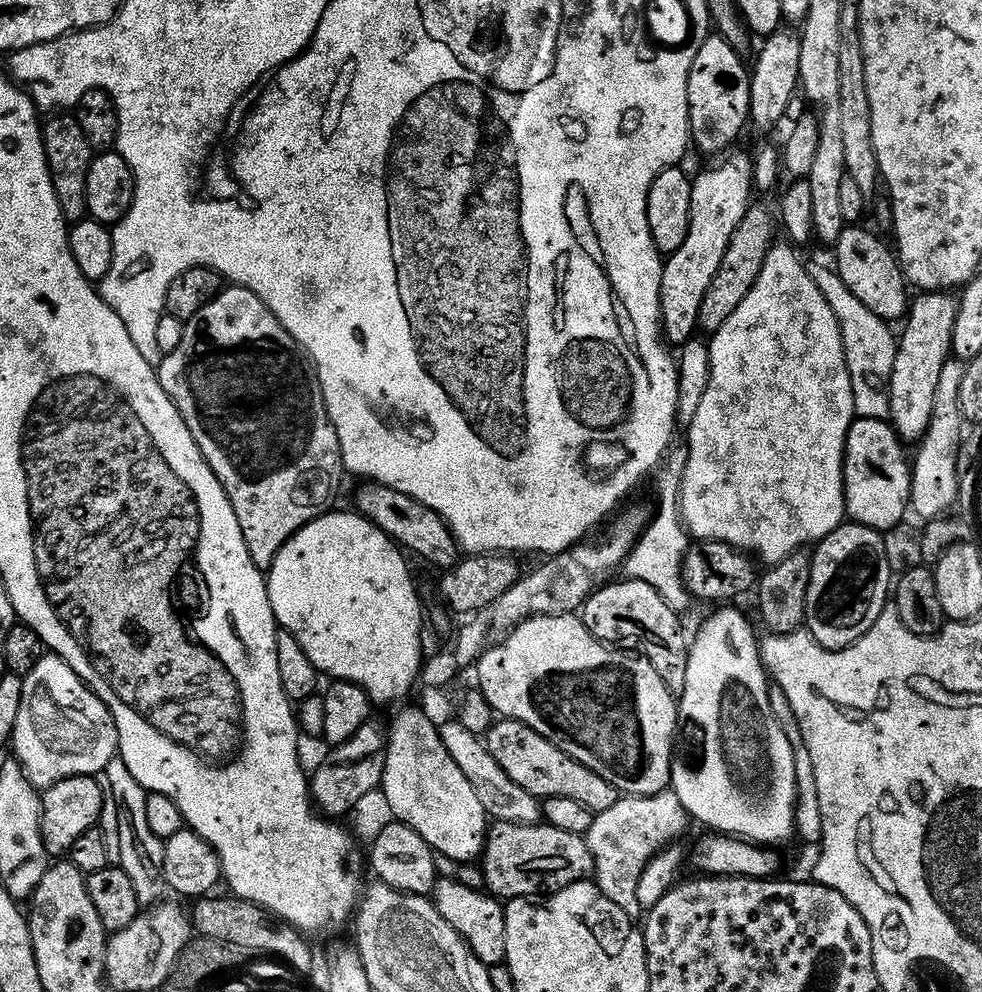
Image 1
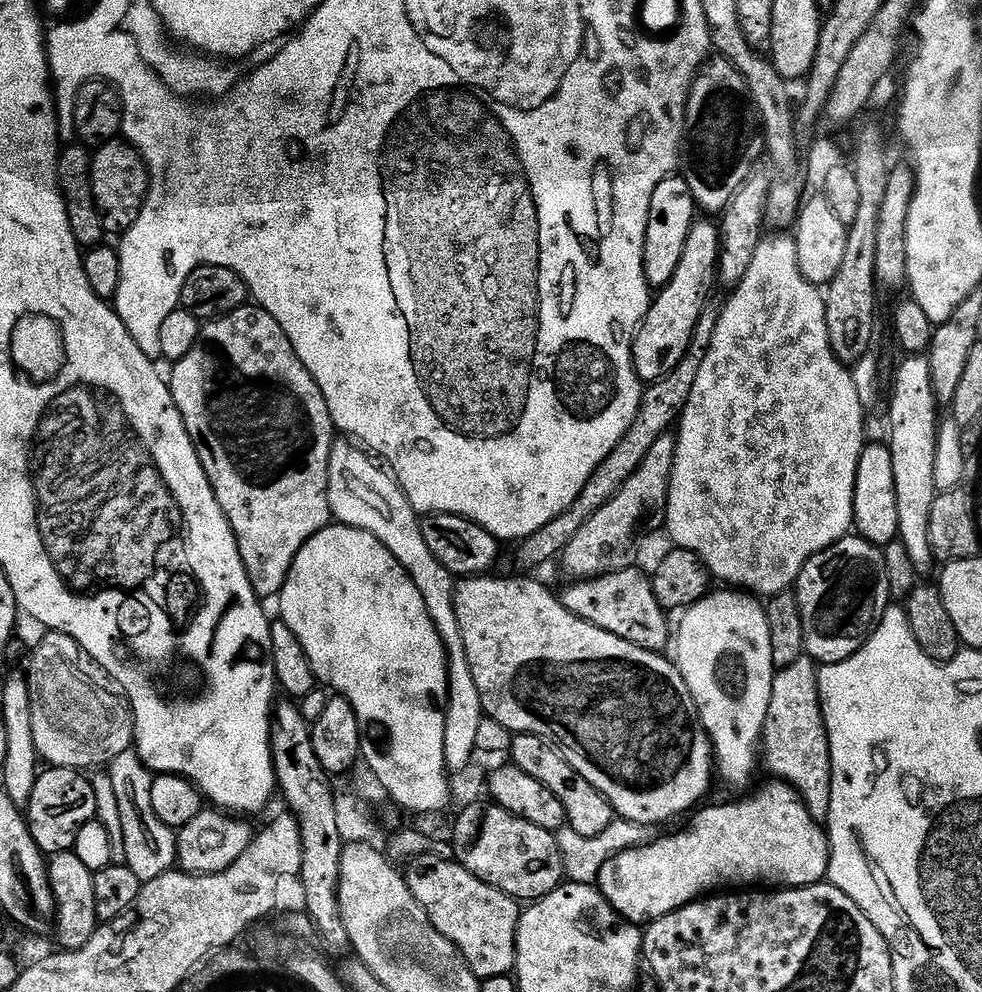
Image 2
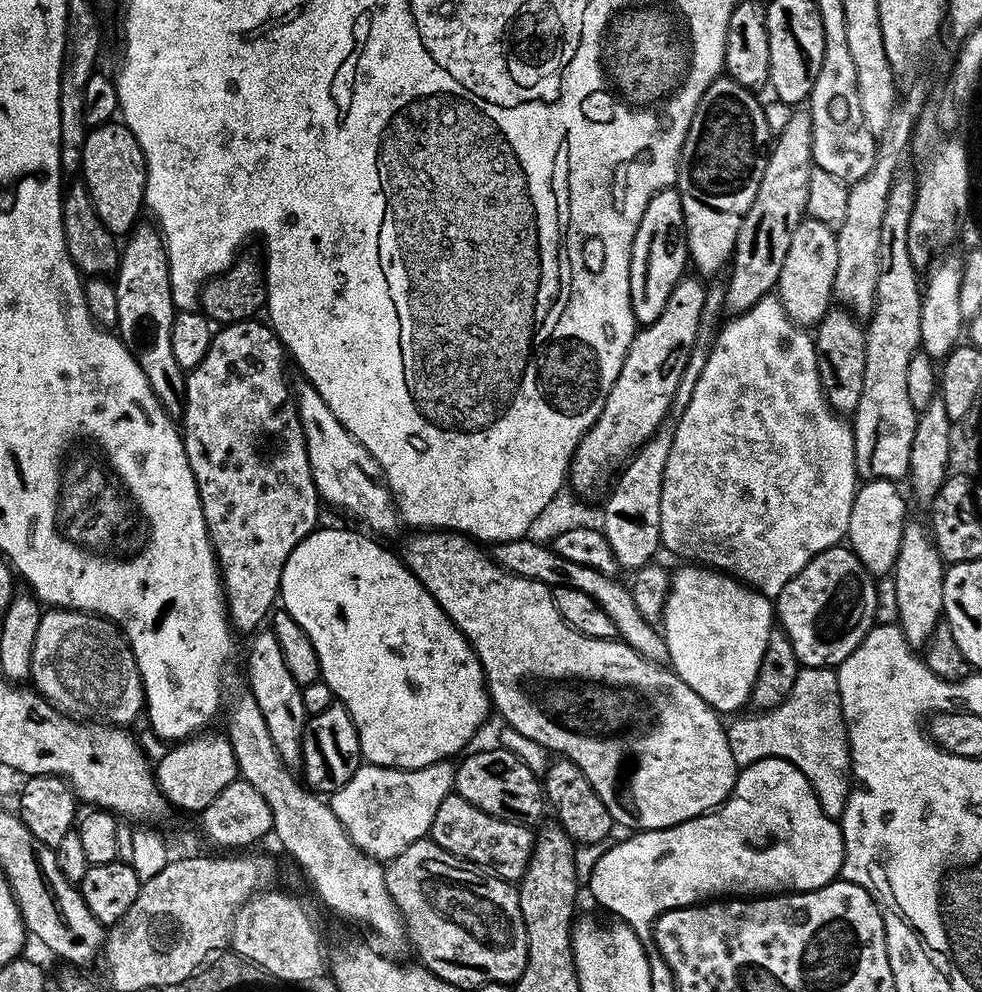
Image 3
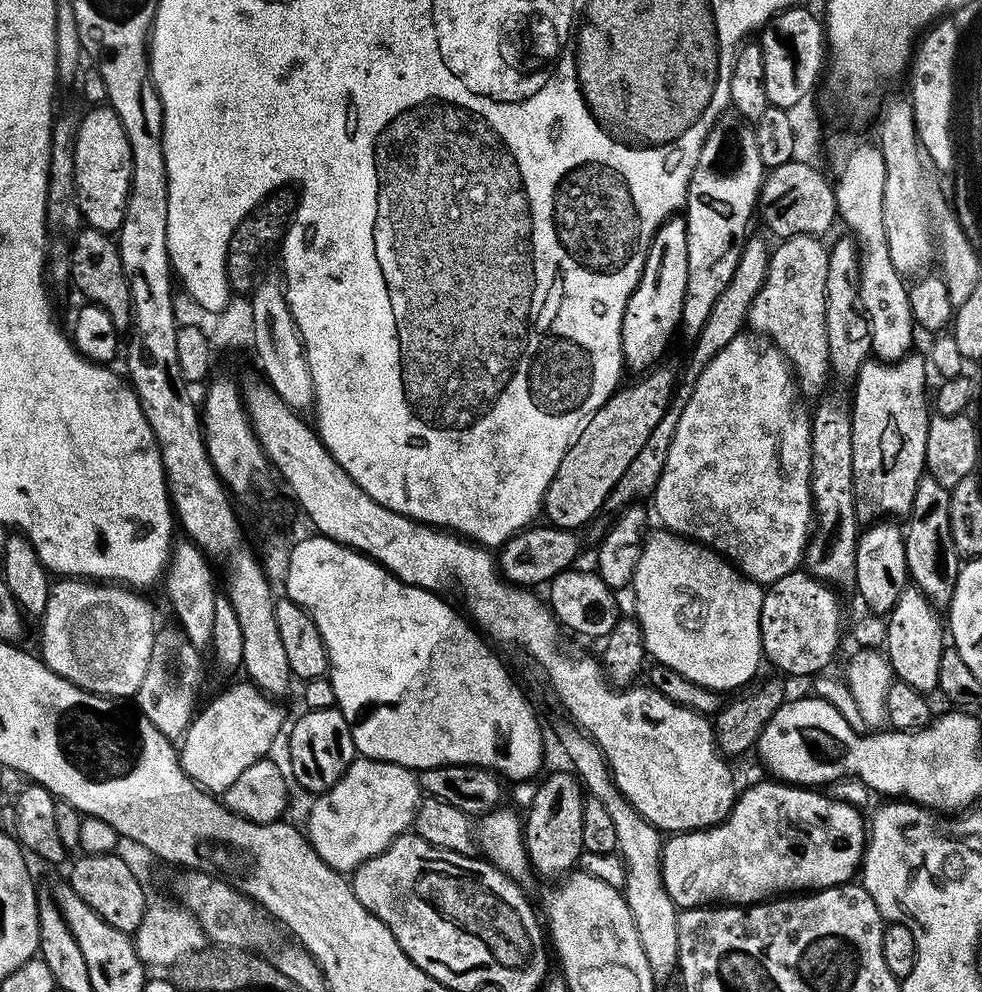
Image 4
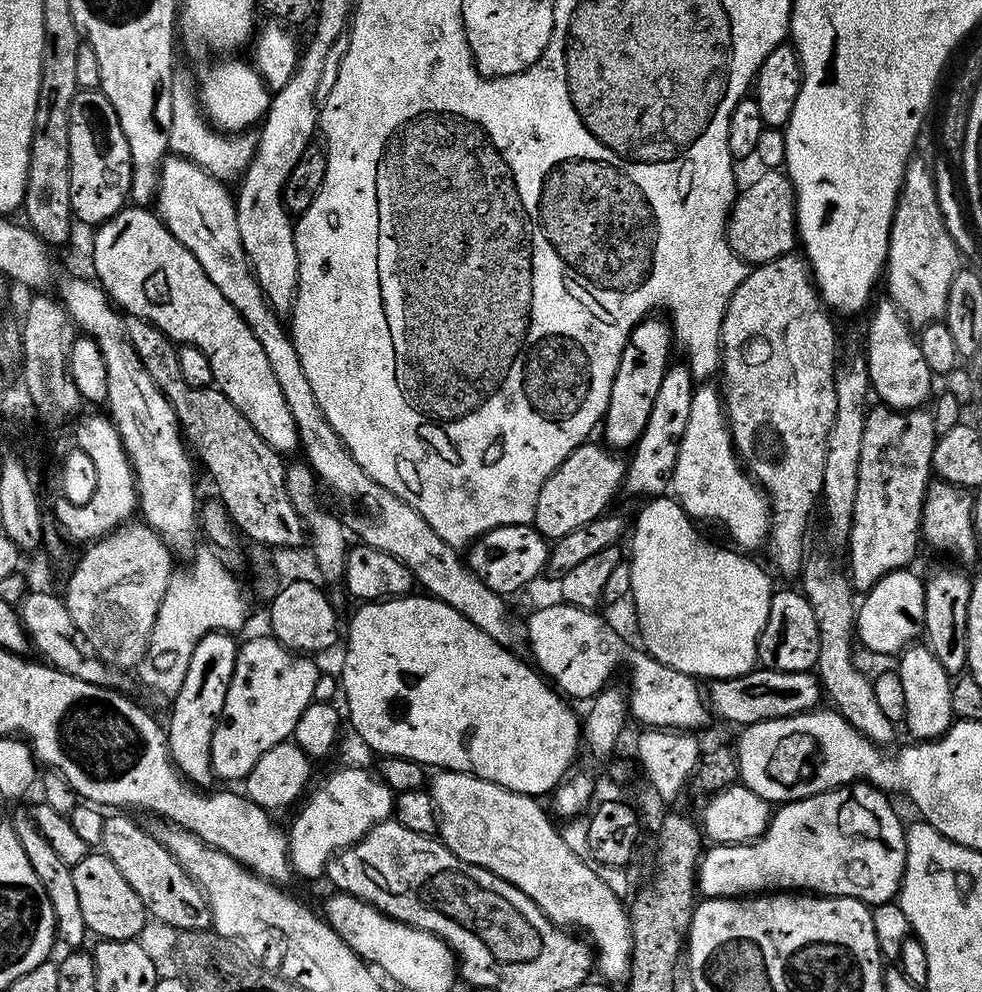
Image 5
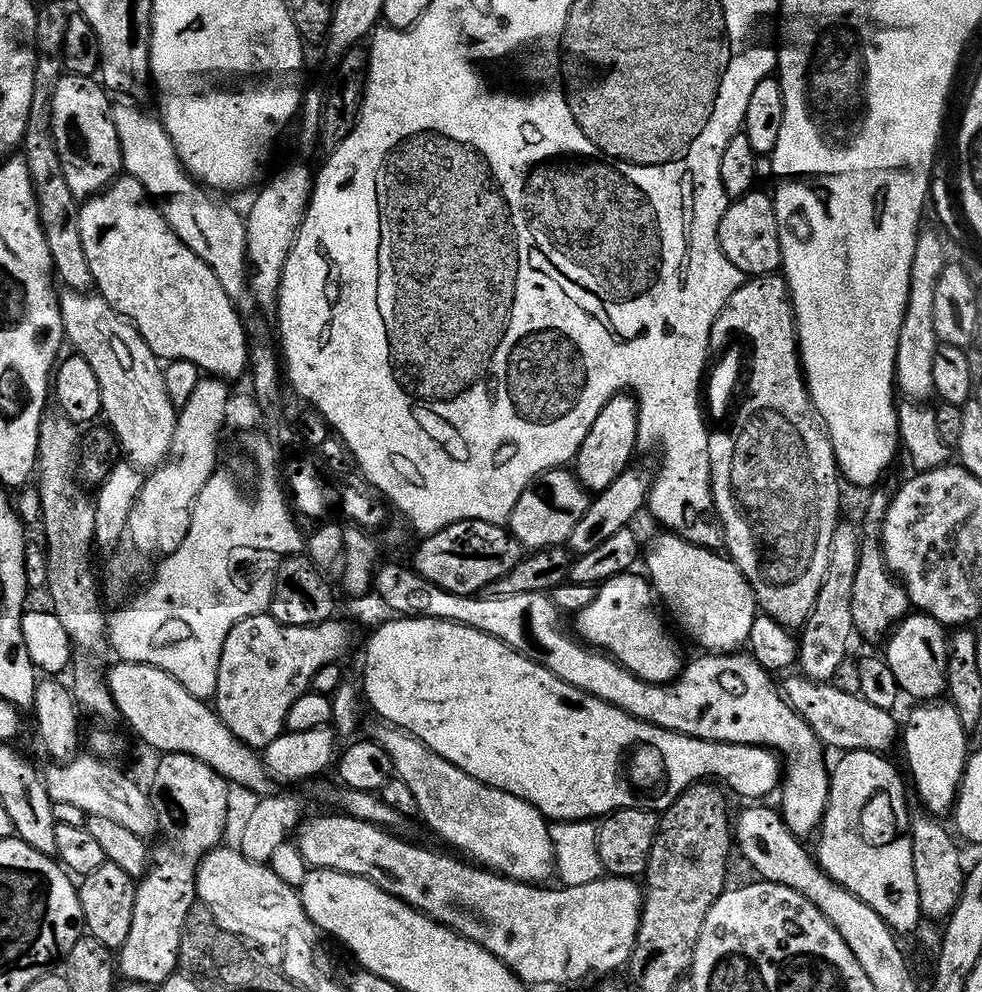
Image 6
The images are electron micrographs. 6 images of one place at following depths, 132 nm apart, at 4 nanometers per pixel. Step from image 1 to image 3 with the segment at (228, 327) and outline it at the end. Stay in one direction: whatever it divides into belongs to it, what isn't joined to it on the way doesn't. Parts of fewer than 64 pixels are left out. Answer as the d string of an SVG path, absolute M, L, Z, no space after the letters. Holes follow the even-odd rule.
M253 318L237 324L226 324L213 335L206 358L202 358L202 362L198 362L198 366L187 373L184 381L184 415L182 417L184 449L188 455L188 465L194 474L194 482L198 486L198 498L202 502L202 514L206 518L208 537L212 548L216 551L216 563L220 566L220 578L224 585L230 623L237 633L248 632L247 634L255 633L263 625L260 623L263 620L265 623L270 613L277 607L286 558L290 558L298 542L302 542L311 532L316 531L318 527L316 519L320 516L320 508L322 509L322 501L316 492L310 470L310 458L306 454L306 438L302 434L302 422L298 418L294 392L290 387L290 380L288 384L287 374L284 373L286 349L280 337L276 335L275 328L269 326L263 319L261 320Z

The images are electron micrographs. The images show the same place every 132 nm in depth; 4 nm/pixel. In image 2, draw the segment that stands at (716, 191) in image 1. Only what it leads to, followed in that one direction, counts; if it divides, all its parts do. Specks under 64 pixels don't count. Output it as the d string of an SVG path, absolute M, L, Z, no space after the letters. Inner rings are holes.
M693 219L686 242L682 242L682 254L678 266L674 266L674 274L670 274L667 282L651 297L644 317L638 321L636 333L632 335L632 365L642 382L657 380L676 365L682 354L686 354L694 322L698 322L698 314L709 303L708 291L716 280L720 229L713 221L711 224L700 219Z

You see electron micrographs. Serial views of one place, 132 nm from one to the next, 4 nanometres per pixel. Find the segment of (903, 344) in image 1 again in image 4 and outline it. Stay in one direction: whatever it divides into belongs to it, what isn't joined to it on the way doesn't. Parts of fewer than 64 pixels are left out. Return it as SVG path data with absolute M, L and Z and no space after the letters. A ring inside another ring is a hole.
M915 586L905 587L887 617L886 655L893 673L916 692L935 693L938 689L938 662L946 647L946 628L936 617L931 600ZM892 615L892 616L891 616ZM945 640L945 641L944 641Z

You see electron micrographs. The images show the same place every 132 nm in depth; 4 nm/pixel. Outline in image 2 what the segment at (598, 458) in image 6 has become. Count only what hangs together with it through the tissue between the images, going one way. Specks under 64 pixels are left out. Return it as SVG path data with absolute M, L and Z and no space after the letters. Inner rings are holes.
M667 176L658 182L658 186L654 186L650 194L650 210L646 214L642 246L642 270L646 282L653 289L659 290L670 278L670 274L674 274L674 266L678 266L678 258L682 254L682 242L686 242L686 234L697 212L697 202L690 194L690 186L686 186L683 176Z

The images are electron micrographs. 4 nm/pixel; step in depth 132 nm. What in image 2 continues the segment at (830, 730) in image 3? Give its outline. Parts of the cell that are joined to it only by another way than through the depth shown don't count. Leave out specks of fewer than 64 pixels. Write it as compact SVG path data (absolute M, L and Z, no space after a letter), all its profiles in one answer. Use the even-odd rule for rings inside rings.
M805 654L790 666L773 673L760 748L763 765L765 762L772 768L771 773L775 777L787 781L799 794L810 816L822 824L827 821L829 814L830 764L829 740L821 716L816 669L815 661Z

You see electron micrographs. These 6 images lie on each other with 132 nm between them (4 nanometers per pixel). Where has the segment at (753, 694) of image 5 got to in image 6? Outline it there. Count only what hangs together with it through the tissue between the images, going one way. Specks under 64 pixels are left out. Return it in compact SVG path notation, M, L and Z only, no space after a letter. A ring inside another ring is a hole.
M803 674L788 677L781 681L780 689L796 712L802 714L803 720L814 730L821 740L821 743L829 749L836 748L838 752L868 750L870 754L884 754L890 749L895 740L897 743L900 734L900 724L896 722L894 715L889 709L874 706L873 703L861 695L847 694L838 690L833 684L827 681L811 680Z

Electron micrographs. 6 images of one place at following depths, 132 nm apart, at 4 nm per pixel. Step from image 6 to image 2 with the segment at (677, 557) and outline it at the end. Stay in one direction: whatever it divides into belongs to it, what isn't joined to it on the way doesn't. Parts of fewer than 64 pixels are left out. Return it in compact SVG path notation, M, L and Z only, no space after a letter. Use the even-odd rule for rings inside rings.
M743 590L709 591L679 613L680 625L674 628L674 663L682 674L696 704L700 725L712 741L714 768L728 784L740 788L758 766L758 749L761 747L763 720L770 702L771 682L774 673L770 658L770 630L766 626L764 604L755 595Z

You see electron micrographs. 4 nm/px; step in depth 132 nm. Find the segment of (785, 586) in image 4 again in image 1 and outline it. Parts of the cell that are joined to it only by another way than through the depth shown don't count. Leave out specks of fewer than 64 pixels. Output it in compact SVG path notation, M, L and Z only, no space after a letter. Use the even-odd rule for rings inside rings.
M841 522L811 549L811 553L803 627L824 648L849 648L876 624L890 600L894 573L886 562L883 535L865 524Z

